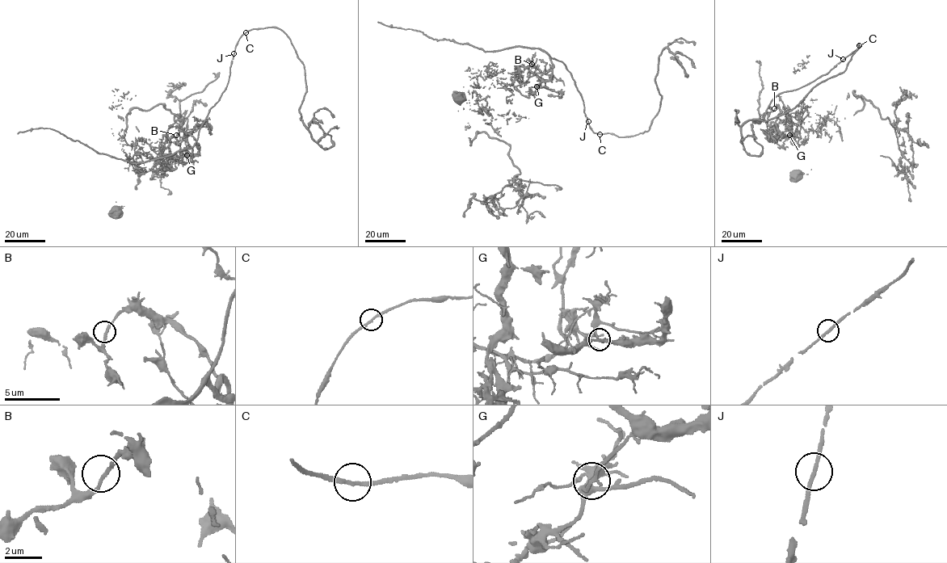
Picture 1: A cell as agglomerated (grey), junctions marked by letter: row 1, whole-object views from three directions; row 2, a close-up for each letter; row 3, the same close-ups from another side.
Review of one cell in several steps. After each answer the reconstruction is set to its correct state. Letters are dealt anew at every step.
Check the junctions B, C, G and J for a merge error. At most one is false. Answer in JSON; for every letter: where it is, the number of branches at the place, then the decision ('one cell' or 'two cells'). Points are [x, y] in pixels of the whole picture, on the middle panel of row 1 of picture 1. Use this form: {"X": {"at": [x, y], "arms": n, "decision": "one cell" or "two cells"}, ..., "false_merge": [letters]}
{"B": {"at": [532, 64], "arms": 2, "decision": "one cell"}, "C": {"at": [599, 134], "arms": 2, "decision": "one cell"}, "G": {"at": [536, 86], "arms": 2, "decision": "two cells"}, "J": {"at": [588, 121], "arms": 2, "decision": "one cell"}, "false_merge": ["G"]}

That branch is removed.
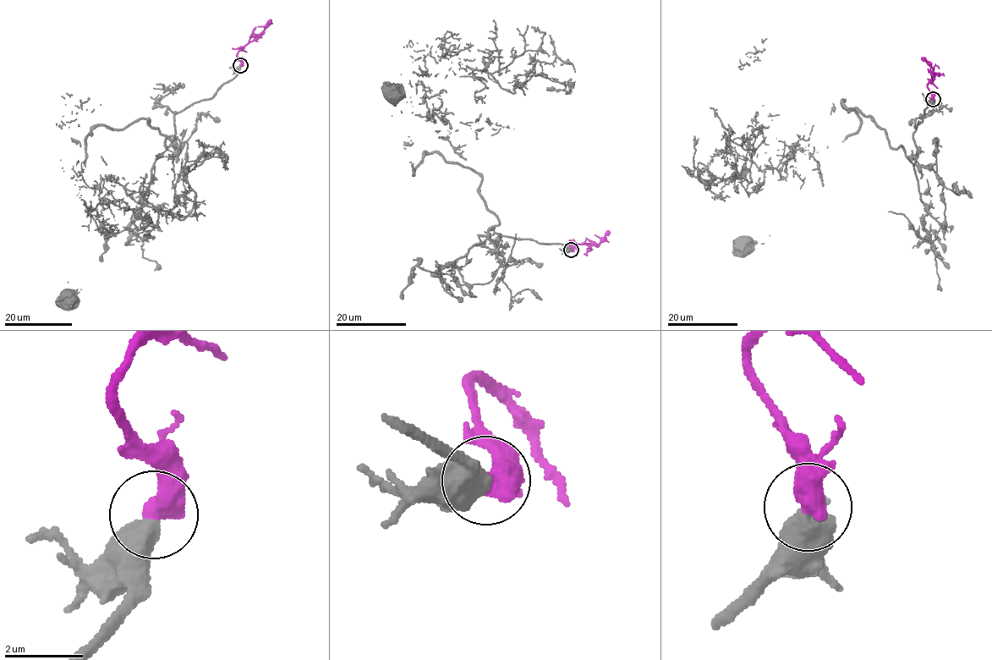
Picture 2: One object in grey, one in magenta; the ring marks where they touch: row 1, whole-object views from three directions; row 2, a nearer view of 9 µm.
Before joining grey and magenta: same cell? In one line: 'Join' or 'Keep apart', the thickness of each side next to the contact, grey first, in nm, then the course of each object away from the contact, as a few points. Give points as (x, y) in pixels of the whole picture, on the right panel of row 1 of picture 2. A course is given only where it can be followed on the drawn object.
Join. Thickness 600 nm (grey) against 650 nm. Course of grey: (933, 99), (913, 158), (842, 100), (860, 128), (786, 154), (782, 178), (764, 170), (739, 246). Course of magenta: (933, 99), (927, 84), (932, 79), (933, 69), (930, 64), (921, 57)

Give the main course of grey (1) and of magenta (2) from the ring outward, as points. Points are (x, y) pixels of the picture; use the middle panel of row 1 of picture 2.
1: (571, 250), (491, 241), (480, 175), (436, 152), (413, 175), (408, 136), (435, 94), (393, 90)
2: (571, 250), (570, 240), (578, 244), (598, 244), (608, 230)

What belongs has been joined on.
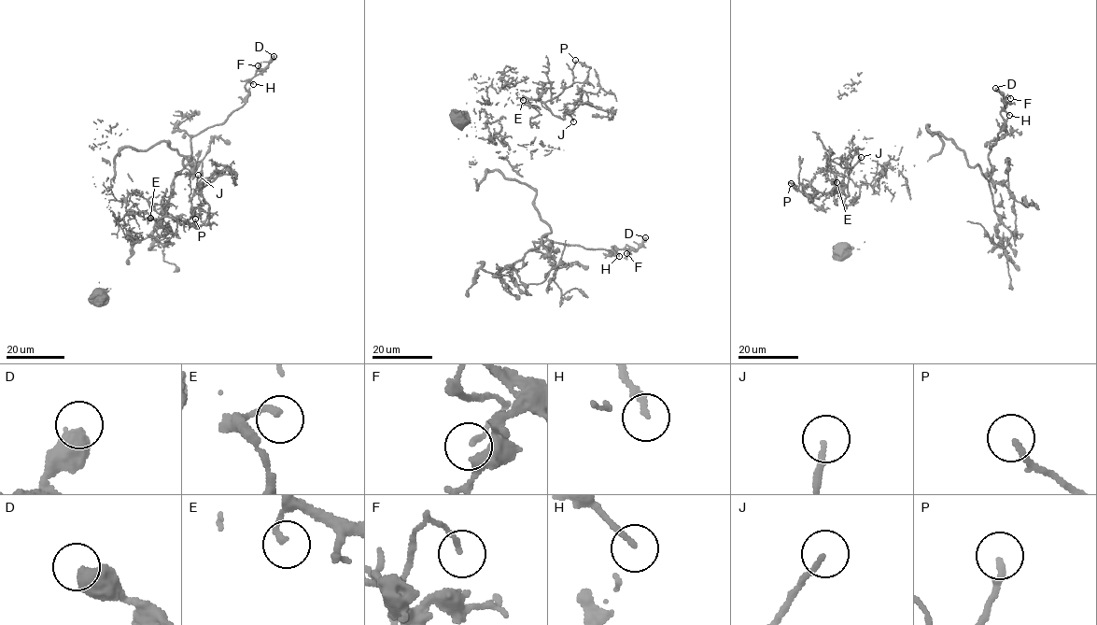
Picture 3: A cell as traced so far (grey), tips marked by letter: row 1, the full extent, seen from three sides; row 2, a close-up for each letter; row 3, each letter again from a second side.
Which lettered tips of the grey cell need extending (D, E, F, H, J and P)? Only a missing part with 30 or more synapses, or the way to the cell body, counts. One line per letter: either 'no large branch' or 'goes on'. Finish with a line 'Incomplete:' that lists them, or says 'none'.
D: no large branch
E: goes on
F: no large branch
H: no large branch
J: goes on
P: goes on
Incomplete: E, J, P

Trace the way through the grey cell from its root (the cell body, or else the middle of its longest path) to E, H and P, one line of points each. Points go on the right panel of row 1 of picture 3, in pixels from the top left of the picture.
E: (839, 250), (845, 248), (859, 188), (844, 179), (833, 194), (835, 203), (836, 182)
H: (839, 250), (861, 184), (877, 192), (881, 170), (940, 151), (927, 125), (989, 176), (1000, 112), (1009, 115)
P: (839, 250), (859, 187), (844, 179), (835, 203), (836, 184), (829, 192), (811, 194), (791, 183)

